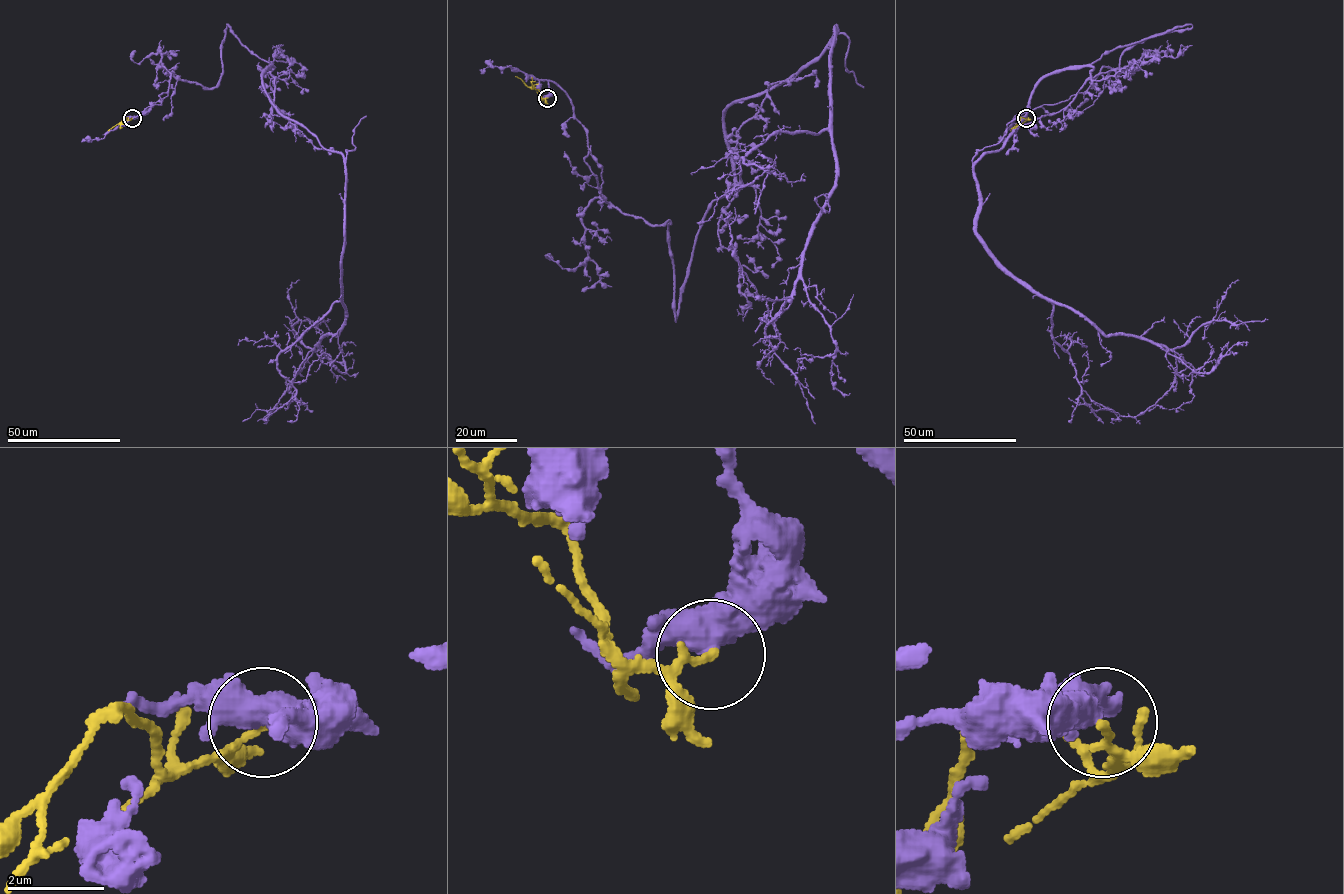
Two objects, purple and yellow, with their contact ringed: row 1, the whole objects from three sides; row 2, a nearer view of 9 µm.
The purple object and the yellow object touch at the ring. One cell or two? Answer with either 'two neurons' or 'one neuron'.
two neurons

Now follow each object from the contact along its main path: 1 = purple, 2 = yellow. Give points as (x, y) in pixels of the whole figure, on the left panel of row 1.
1: (131, 117), (172, 74), (214, 88), (227, 24), (270, 64), (270, 102), (342, 156), (345, 323), (270, 407)
2: (131, 117), (127, 120), (125, 117), (108, 131)

